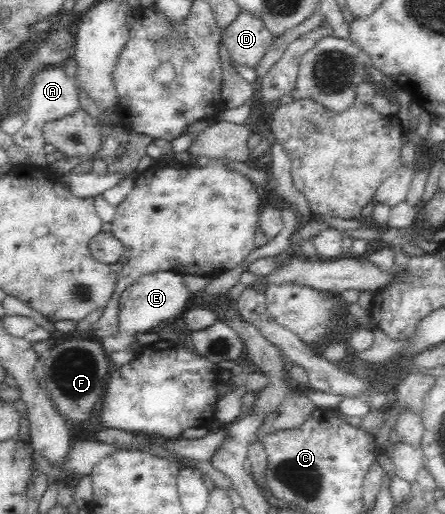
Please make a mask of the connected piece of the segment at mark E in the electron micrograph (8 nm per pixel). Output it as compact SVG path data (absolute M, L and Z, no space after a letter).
M171 270L148 273L138 277L133 285L124 289L119 295L117 333L111 337L101 337L102 348L106 353L109 353L135 345L139 333L151 331L153 327L157 327L165 319L183 315L191 294L191 291L184 284L183 275Z

